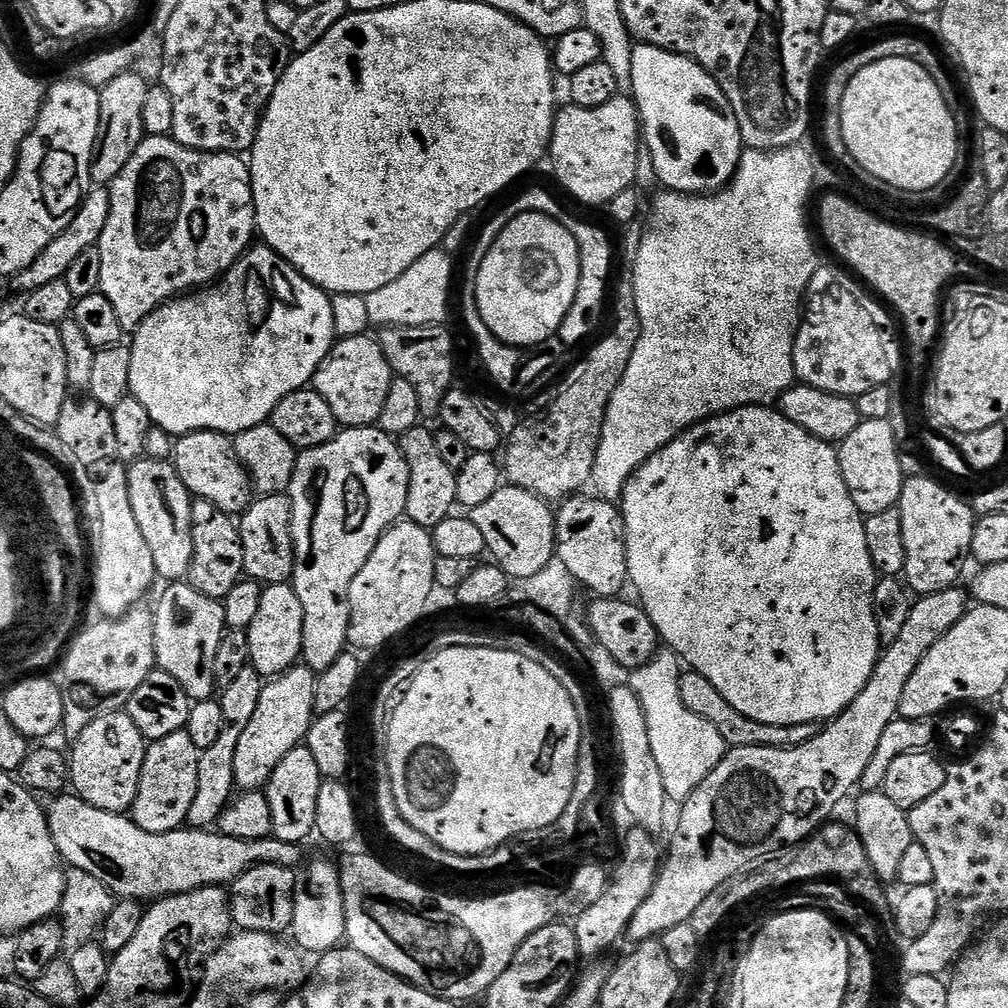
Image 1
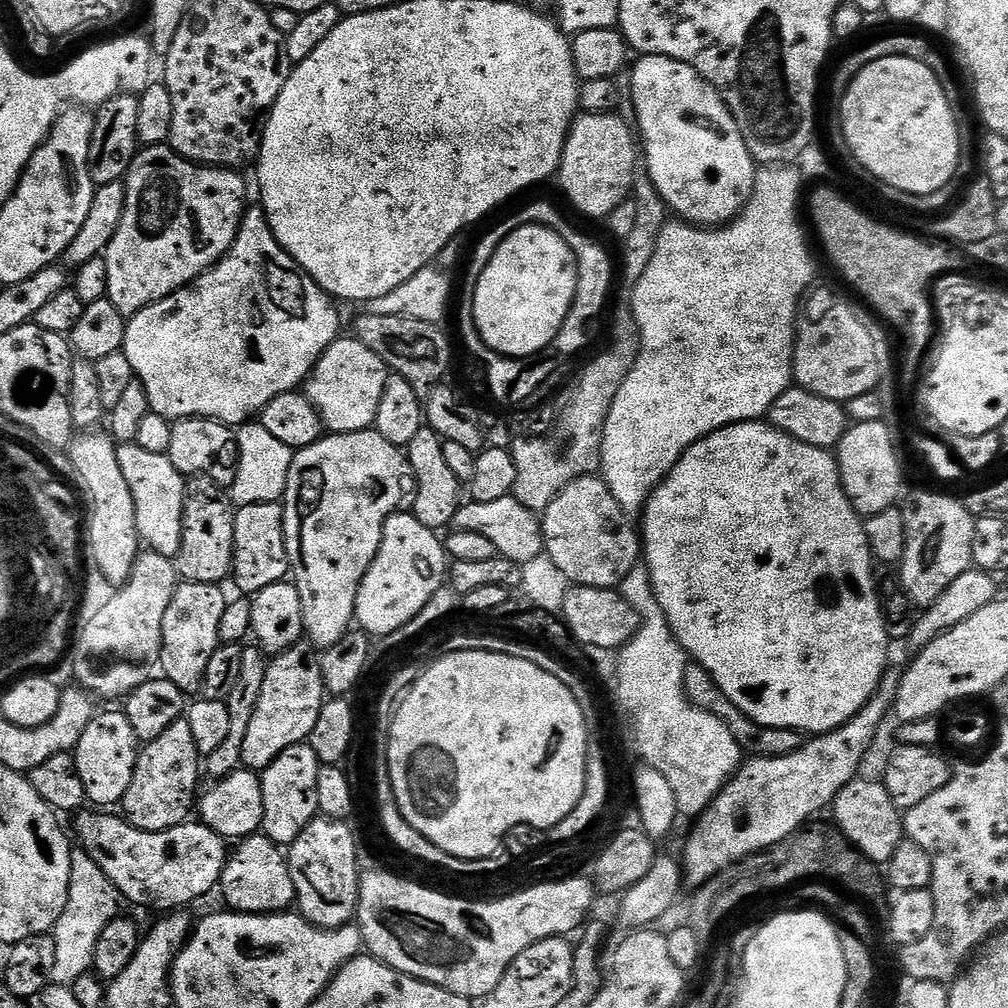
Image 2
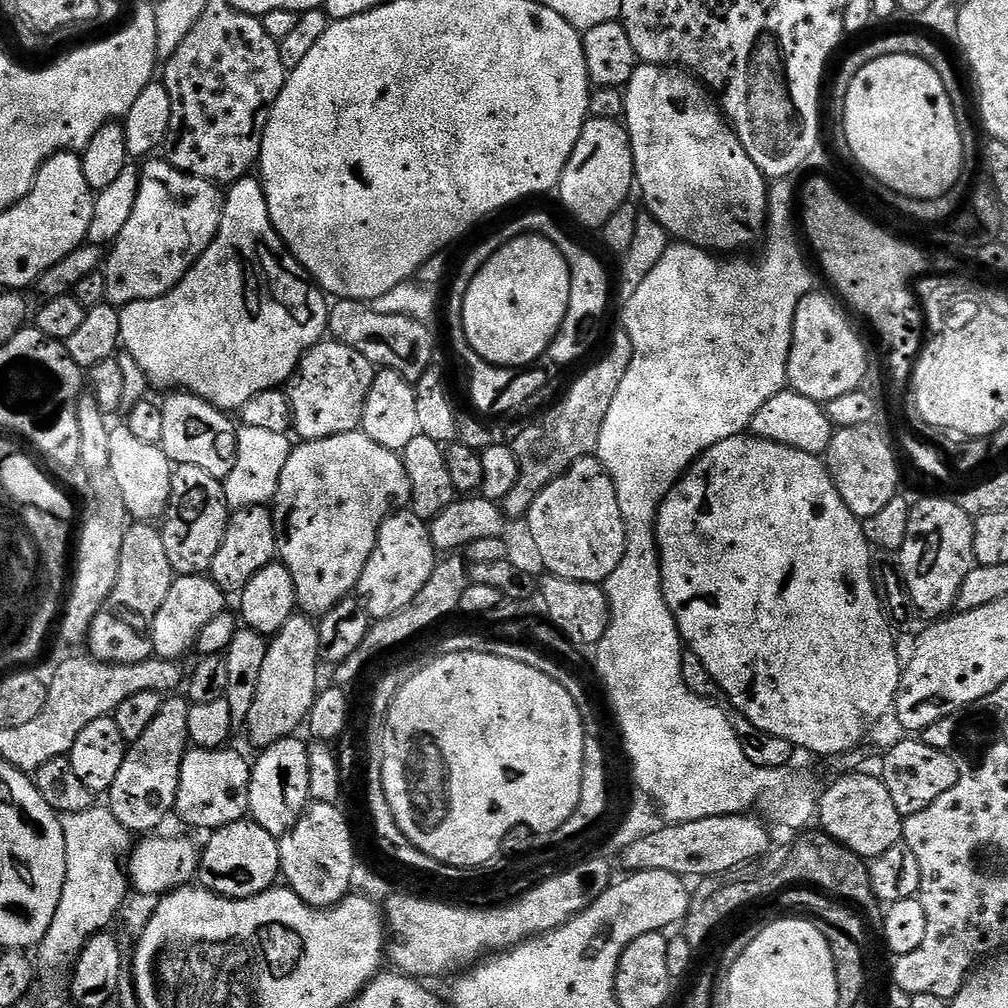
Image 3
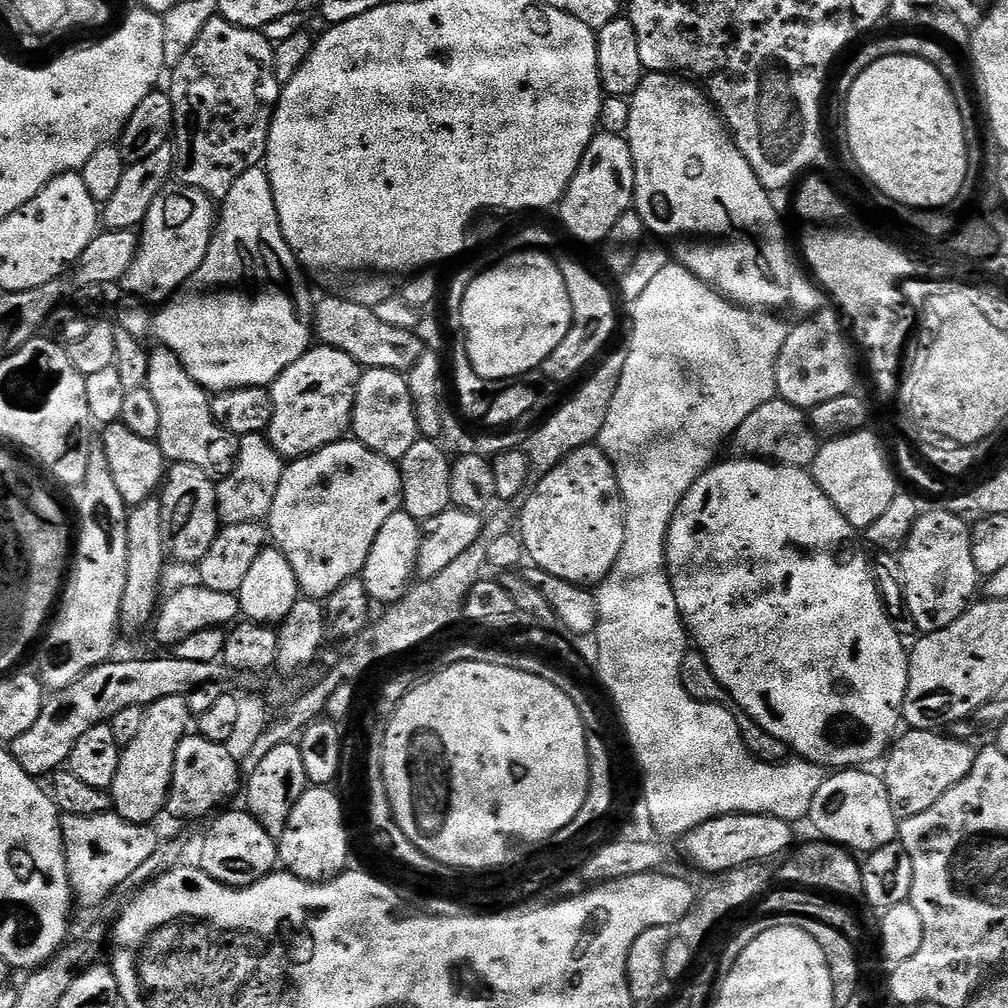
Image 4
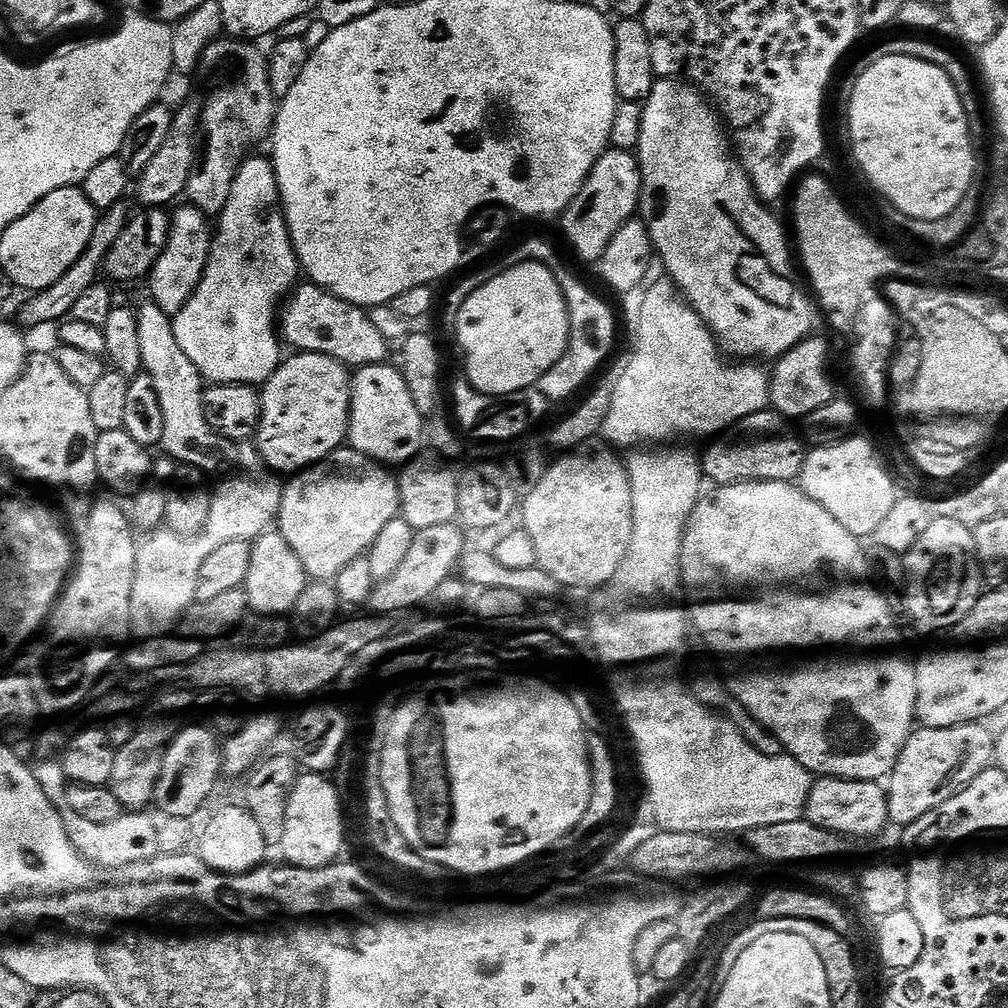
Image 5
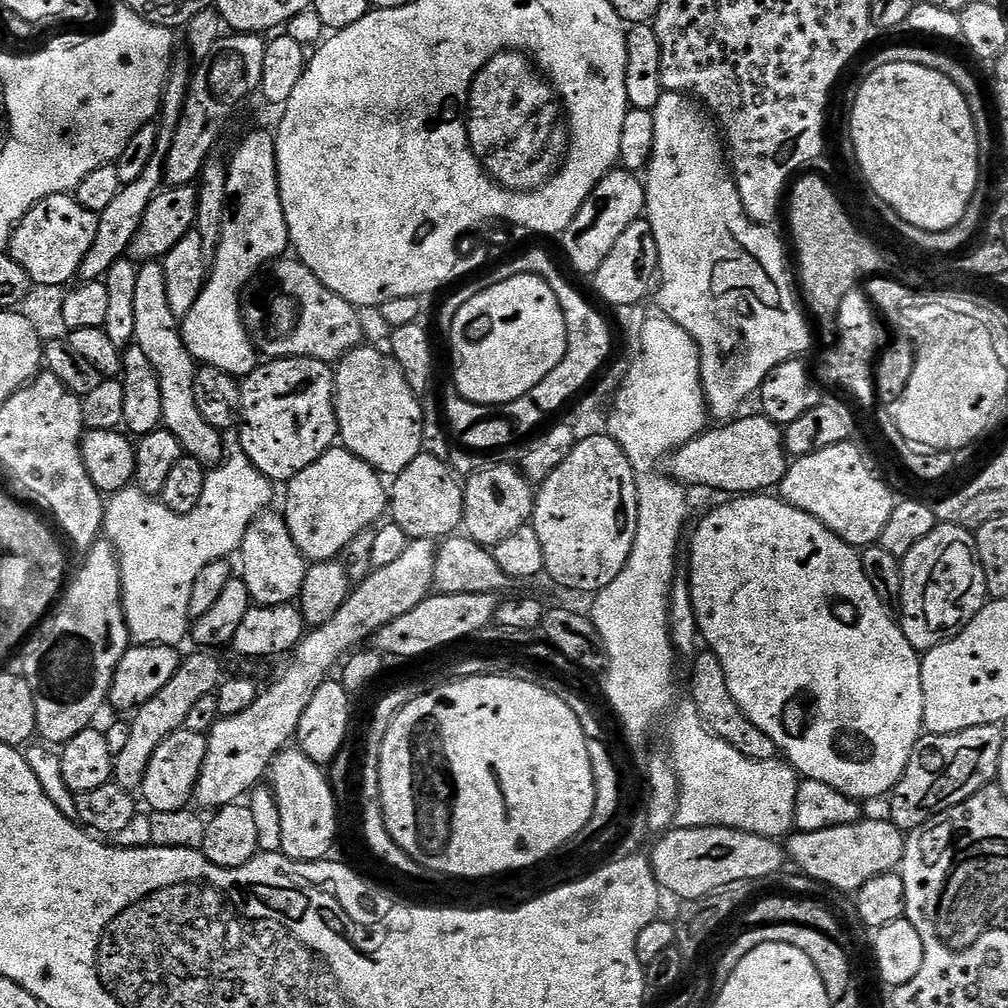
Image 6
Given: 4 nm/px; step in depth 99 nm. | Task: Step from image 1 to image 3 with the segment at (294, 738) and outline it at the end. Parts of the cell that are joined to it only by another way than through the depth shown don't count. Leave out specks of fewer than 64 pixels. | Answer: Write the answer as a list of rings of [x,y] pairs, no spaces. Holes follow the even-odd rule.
[[[294,614],[286,626],[268,641],[258,694],[246,721],[246,736],[253,749],[269,748],[282,738],[293,735],[296,727],[307,721],[322,688],[320,668],[320,629],[317,621],[307,614]]]

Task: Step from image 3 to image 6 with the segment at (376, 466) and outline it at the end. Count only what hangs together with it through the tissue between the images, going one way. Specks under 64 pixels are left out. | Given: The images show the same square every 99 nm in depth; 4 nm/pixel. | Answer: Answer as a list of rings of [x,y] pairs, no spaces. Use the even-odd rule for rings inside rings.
[[[343,446],[329,448],[314,463],[306,466],[306,470],[287,481],[288,505],[282,508],[282,515],[288,522],[288,529],[300,553],[312,562],[336,560],[358,534],[371,529],[381,519],[379,516],[389,511],[390,492],[383,482],[381,473]]]

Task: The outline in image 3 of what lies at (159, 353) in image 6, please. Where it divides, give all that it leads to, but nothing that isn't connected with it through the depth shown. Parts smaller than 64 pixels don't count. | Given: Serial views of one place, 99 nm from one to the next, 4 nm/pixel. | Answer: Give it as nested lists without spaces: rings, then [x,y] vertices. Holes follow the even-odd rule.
[[[176,390],[165,396],[168,397],[162,400],[164,432],[160,447],[166,458],[170,458],[176,466],[202,466],[202,470],[210,474],[221,478],[227,476],[232,469],[232,461],[236,458],[238,428],[237,425],[232,425],[233,417],[190,392]]]

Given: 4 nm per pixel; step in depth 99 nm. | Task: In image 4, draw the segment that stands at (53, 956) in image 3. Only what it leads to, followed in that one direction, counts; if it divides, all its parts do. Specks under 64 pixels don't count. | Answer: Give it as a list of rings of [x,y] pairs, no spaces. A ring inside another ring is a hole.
[[[115,811],[94,816],[63,815],[58,826],[63,834],[64,856],[67,858],[67,872],[73,897],[79,905],[81,903],[88,908],[101,907],[111,892],[153,854],[160,841],[153,825],[126,823]]]

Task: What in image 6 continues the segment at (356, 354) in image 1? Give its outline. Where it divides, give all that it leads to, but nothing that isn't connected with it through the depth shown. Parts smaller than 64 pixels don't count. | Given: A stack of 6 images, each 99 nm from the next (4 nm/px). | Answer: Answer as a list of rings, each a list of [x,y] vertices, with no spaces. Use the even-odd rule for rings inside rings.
[[[272,358],[268,365],[257,366],[240,384],[242,423],[239,425],[239,451],[248,457],[255,468],[273,482],[287,482],[306,470],[323,452],[338,440],[336,427],[336,378],[331,363],[322,360]]]

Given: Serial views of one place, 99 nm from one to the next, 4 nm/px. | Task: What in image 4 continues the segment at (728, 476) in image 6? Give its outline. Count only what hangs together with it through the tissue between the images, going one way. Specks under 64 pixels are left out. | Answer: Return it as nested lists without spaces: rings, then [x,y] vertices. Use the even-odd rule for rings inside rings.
[[[779,398],[766,402],[766,406],[758,406],[758,410],[754,410],[754,414],[750,414],[750,418],[738,426],[734,437],[734,445],[741,457],[771,460],[773,464],[807,469],[811,469],[818,458],[821,443],[809,413]]]

